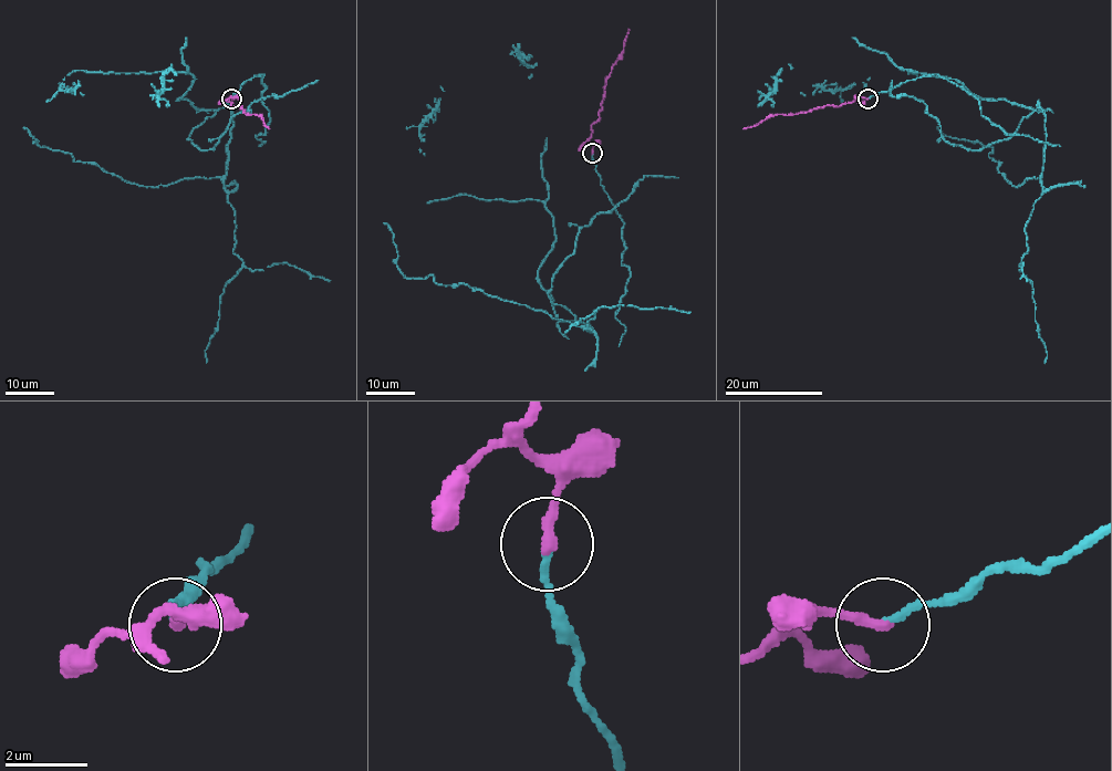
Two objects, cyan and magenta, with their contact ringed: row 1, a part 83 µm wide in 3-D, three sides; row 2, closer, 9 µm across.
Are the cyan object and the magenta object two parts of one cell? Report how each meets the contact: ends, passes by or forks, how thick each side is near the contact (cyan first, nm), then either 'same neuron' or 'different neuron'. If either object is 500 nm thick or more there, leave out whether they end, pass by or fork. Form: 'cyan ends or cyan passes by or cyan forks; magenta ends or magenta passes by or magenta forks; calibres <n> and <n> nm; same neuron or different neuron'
cyan ends; magenta ends; calibres 160 and 260 nm; same neuron

